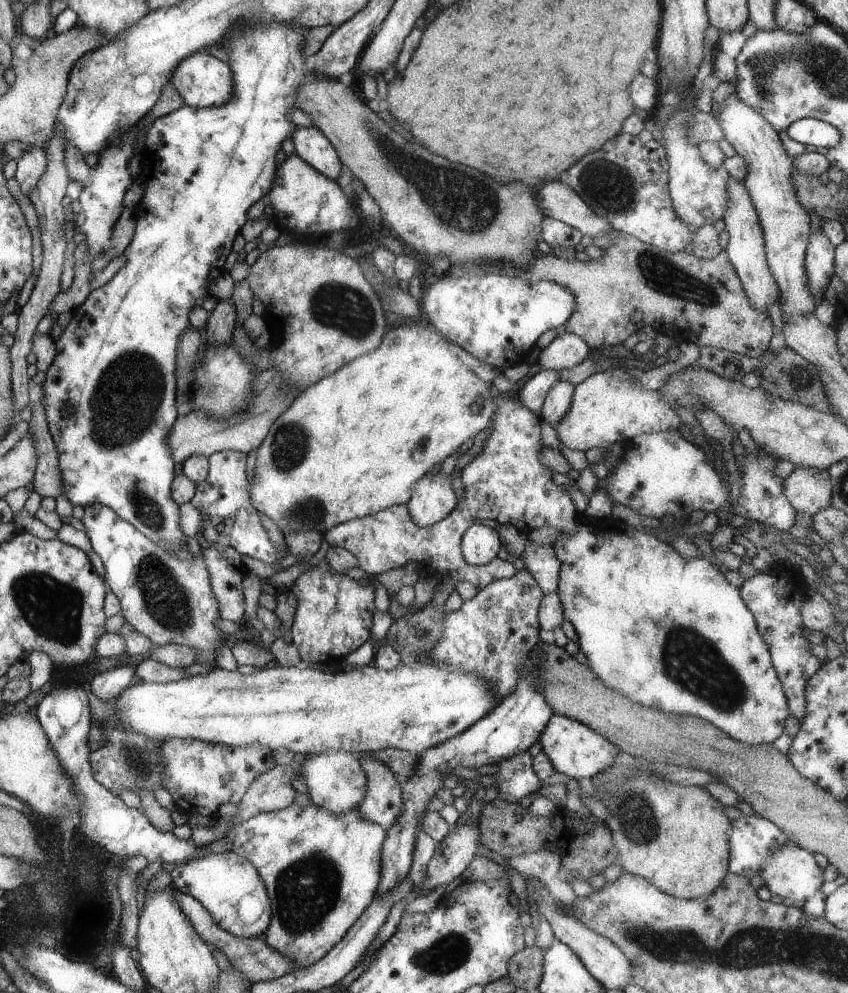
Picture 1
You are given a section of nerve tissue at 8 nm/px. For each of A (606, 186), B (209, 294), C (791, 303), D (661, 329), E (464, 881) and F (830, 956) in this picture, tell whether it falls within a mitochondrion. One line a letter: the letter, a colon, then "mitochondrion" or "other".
A: mitochondrion
B: other
C: other
D: other
E: other
F: mitochondrion

